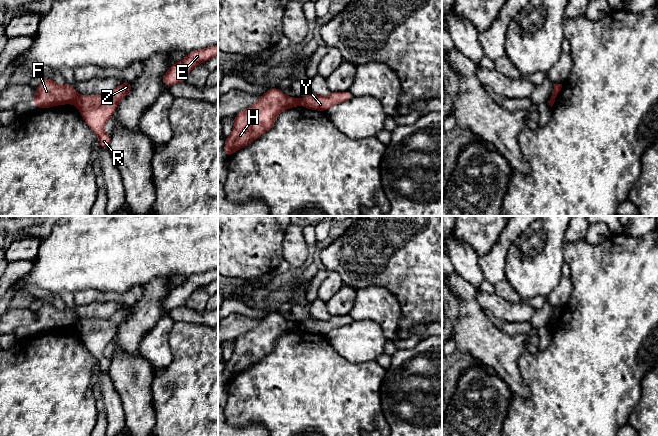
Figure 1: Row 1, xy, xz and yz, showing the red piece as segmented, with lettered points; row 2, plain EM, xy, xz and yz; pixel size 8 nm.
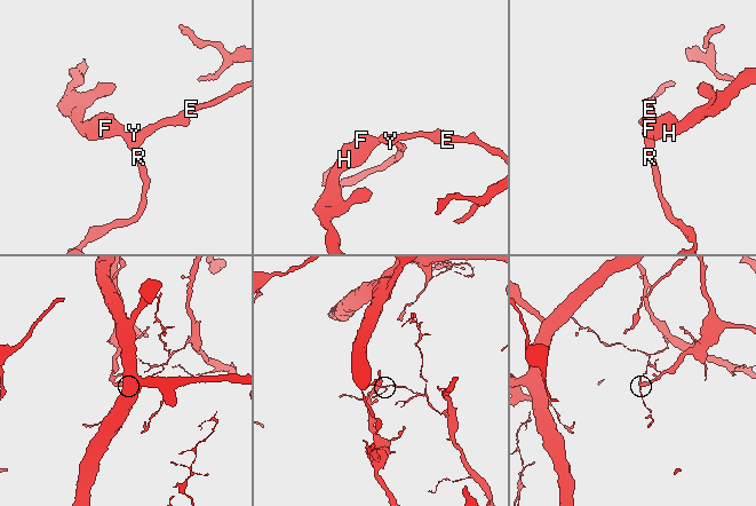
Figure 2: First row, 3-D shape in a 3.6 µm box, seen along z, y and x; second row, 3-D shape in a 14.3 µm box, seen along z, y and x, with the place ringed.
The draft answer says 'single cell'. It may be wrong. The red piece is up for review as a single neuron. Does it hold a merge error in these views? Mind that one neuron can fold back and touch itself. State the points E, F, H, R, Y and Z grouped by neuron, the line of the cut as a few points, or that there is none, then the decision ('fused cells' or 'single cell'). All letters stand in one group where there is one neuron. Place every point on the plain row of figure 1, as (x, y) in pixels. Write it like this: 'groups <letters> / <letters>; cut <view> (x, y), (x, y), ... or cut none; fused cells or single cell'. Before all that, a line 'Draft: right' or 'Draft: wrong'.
Draft: wrong
groups E R Y Z / F H; cut xy (77, 321), (74, 327); fused cells

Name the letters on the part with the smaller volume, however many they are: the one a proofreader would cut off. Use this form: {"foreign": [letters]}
{"foreign": ["E", "R", "Y", "Z"]}

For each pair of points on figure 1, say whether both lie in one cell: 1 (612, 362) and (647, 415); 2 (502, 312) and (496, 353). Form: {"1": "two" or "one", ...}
{"1": "two", "2": "two"}

